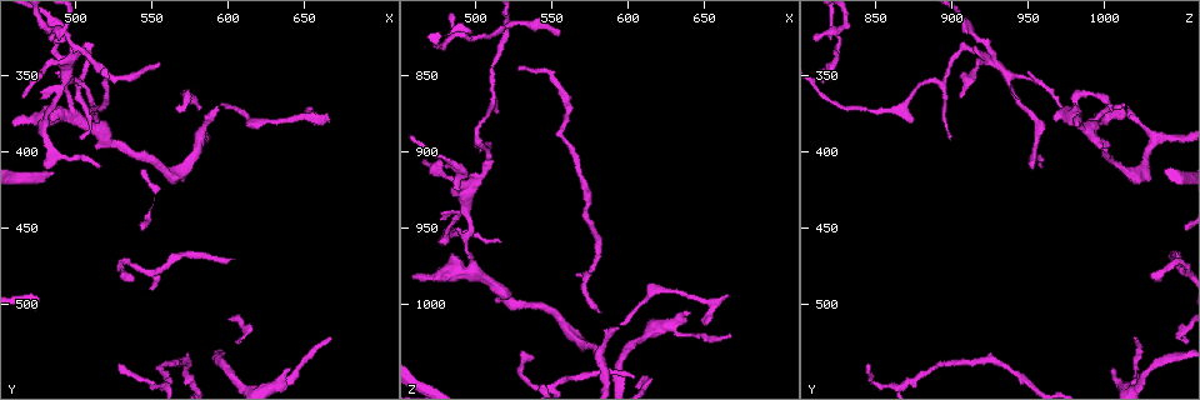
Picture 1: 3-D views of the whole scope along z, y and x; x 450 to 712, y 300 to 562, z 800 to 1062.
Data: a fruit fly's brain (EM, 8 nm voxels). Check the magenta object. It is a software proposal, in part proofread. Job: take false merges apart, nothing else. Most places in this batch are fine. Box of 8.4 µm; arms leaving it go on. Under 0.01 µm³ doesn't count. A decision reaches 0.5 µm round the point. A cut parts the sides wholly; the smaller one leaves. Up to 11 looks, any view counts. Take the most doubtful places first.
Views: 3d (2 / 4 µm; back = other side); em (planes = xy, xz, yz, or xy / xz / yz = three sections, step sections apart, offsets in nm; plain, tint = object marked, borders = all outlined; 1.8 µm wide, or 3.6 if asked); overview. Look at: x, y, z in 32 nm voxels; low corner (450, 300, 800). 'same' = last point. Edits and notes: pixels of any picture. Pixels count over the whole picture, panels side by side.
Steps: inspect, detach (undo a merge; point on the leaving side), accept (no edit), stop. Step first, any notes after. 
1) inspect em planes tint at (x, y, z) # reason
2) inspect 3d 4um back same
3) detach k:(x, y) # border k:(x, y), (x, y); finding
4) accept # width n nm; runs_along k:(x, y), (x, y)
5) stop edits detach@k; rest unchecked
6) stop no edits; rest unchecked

inspect em xy step 8 tint at (494, 340, 928) # arms run side by side

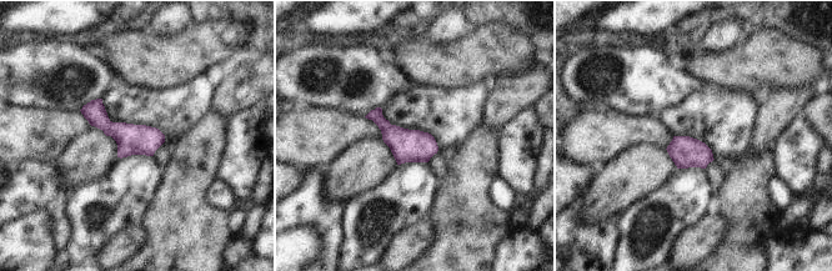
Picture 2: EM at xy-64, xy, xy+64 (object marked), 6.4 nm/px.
inspect em planes tint same # cut it another way

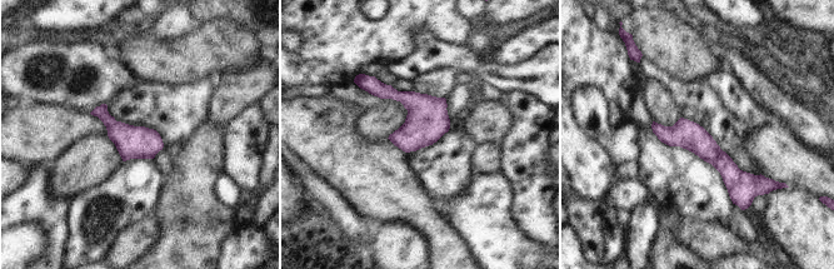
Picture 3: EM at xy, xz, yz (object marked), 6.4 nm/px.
accept # runs_along 3:(655, 126), (697, 139), (739, 200); continuous, no second neuron

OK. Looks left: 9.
inspect 3d 2um at (490, 320, 820) # three arms meet

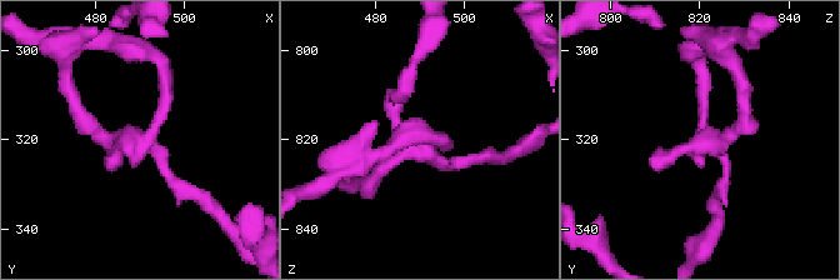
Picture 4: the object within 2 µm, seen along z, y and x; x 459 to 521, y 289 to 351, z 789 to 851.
inspect em planes tint at (491, 321, 821) # arms 3

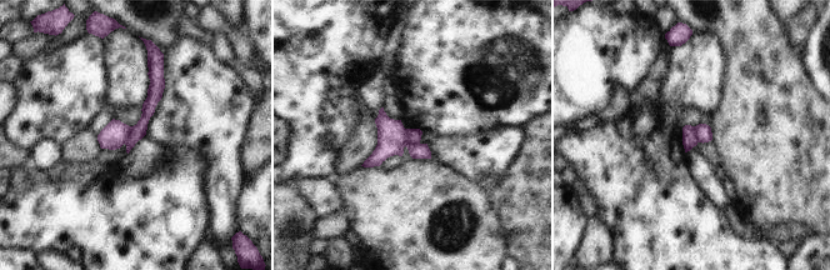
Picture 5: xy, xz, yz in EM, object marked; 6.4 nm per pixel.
detach 5:(391, 140) # width 130 nm; border 5:(404, 129), (406, 140), (419, 144); a second neuron is stuck on

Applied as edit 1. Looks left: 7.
inspect 3d 2um at (496, 374, 978) # three-way junction

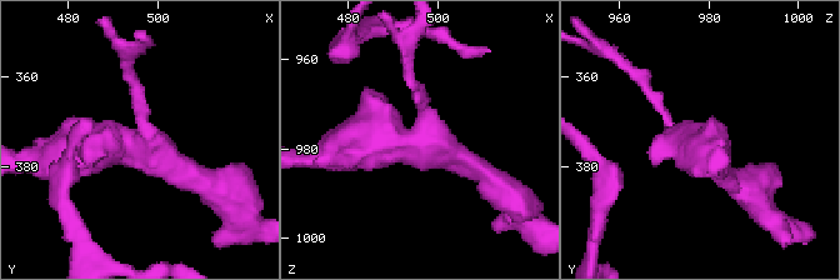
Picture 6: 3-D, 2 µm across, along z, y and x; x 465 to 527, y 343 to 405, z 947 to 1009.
inspect em planes borders at (496, 374, 977) # arms 3; shape alone is not enough

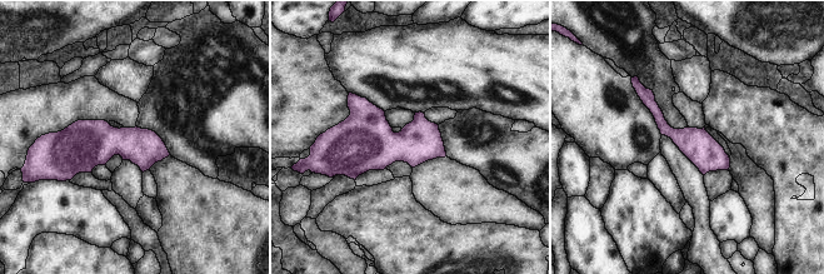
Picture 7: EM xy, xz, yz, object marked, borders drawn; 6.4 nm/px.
accept # one neuron here

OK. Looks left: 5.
inspect 3d 4um at (530, 470, 1046) # sharp bend

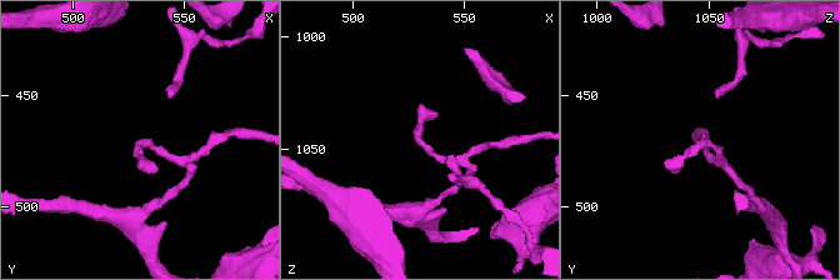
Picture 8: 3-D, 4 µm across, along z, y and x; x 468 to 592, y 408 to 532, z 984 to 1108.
inspect em planes tint at (530, 471, 1047)

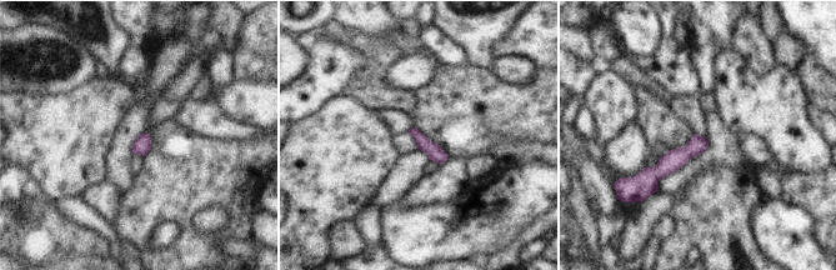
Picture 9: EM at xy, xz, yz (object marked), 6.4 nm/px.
accept # runs_along 9:(704, 141), (647, 179), (635, 179); one neuron here

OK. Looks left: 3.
stop edits detach@5; rest unchecked

